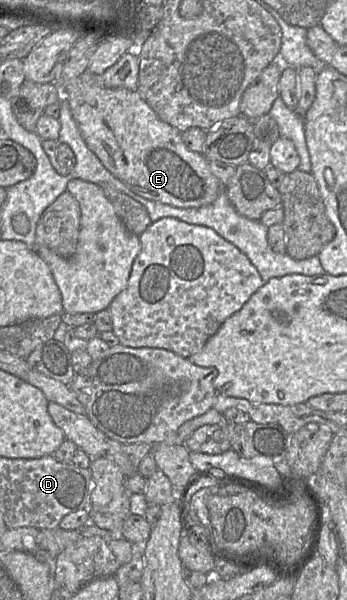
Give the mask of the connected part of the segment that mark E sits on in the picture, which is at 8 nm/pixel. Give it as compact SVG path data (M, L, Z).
M88 72L64 88L72 116L87 147L103 166L119 181L139 196L177 208L197 208L213 203L223 191L223 185L209 169L202 153L190 151L176 128L160 120L138 91L101 86L97 75Z

